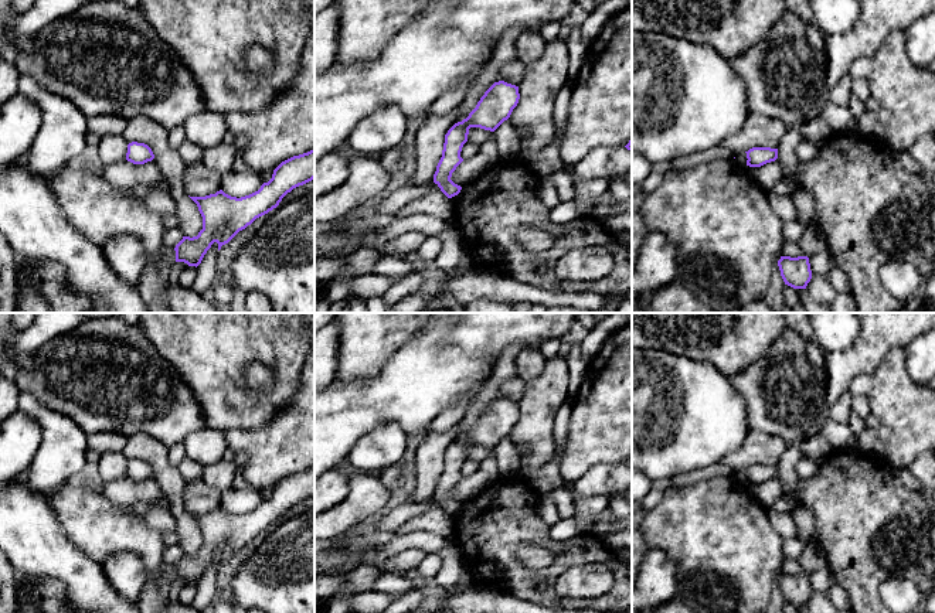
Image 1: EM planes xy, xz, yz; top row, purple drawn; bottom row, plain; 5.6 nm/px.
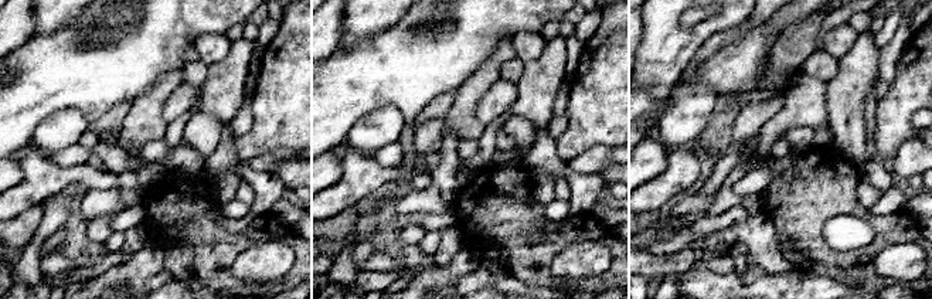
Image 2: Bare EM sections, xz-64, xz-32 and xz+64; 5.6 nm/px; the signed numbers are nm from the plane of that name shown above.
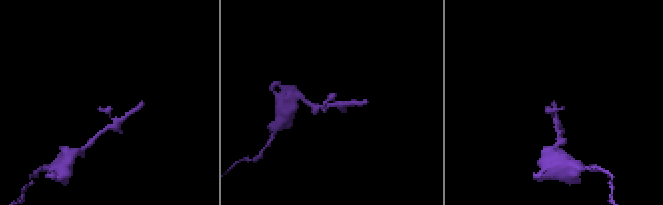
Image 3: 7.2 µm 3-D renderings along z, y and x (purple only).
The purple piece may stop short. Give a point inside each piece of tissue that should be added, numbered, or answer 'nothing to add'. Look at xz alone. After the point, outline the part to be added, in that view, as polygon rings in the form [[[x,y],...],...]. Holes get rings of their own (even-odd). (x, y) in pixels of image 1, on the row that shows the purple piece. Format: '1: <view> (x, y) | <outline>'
nothing to add

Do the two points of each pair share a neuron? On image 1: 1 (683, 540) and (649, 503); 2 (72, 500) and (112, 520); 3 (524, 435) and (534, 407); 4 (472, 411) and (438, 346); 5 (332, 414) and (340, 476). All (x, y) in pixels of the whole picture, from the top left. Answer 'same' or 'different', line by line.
1: different
2: same
3: same
4: different
5: different

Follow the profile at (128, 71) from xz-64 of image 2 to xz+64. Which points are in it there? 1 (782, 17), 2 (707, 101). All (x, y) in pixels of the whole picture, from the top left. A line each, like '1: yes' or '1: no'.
1: yes
2: no

